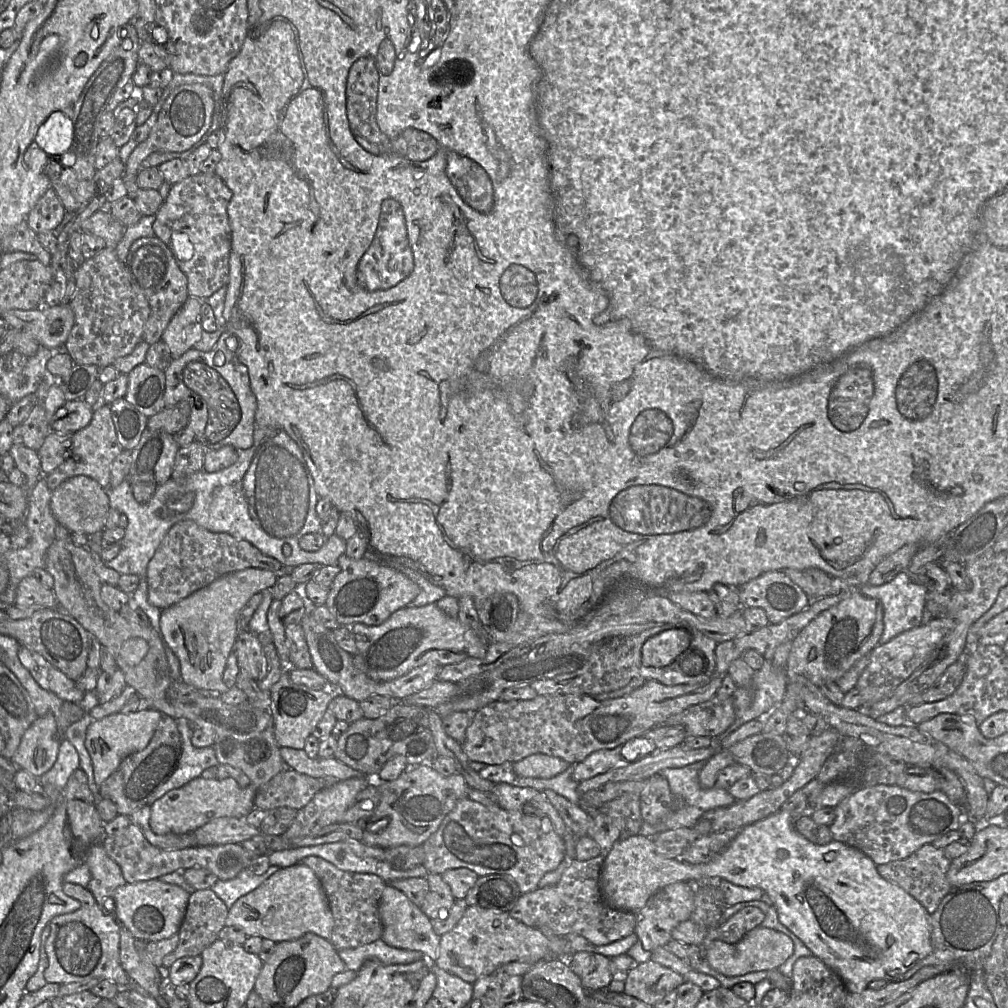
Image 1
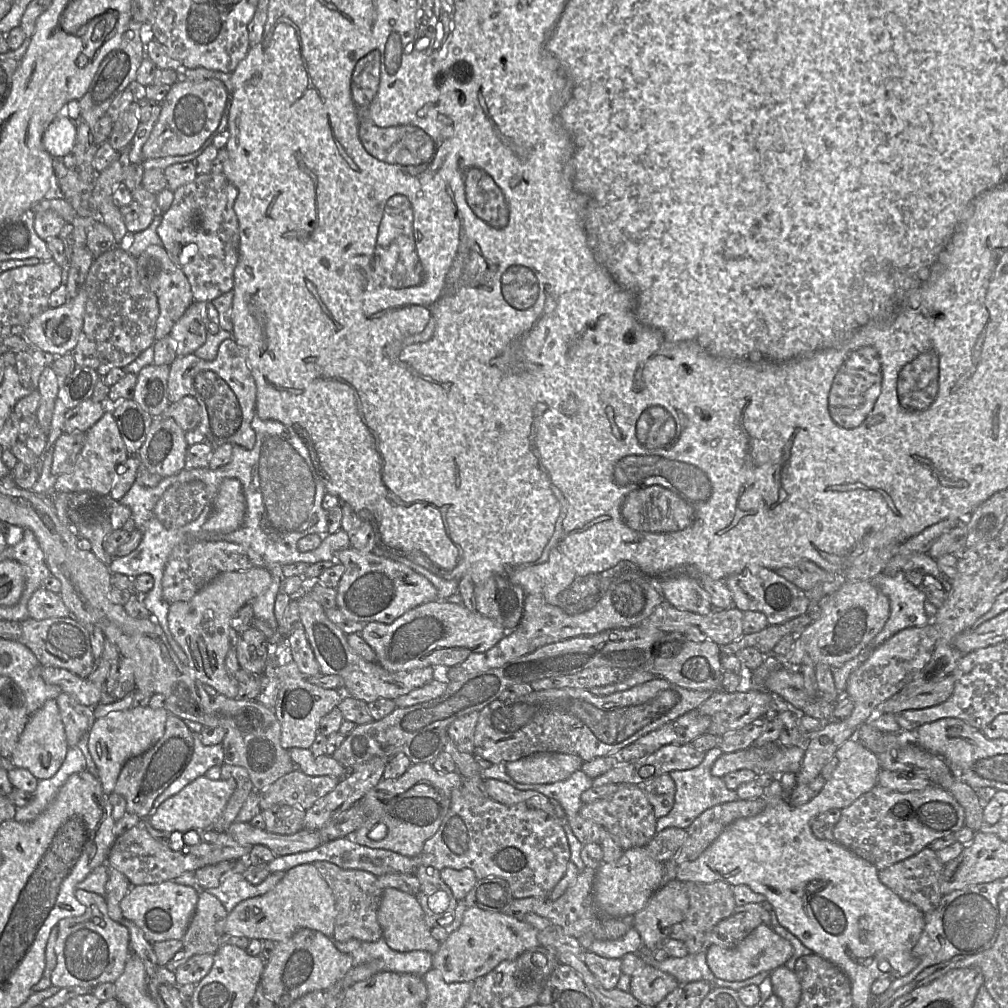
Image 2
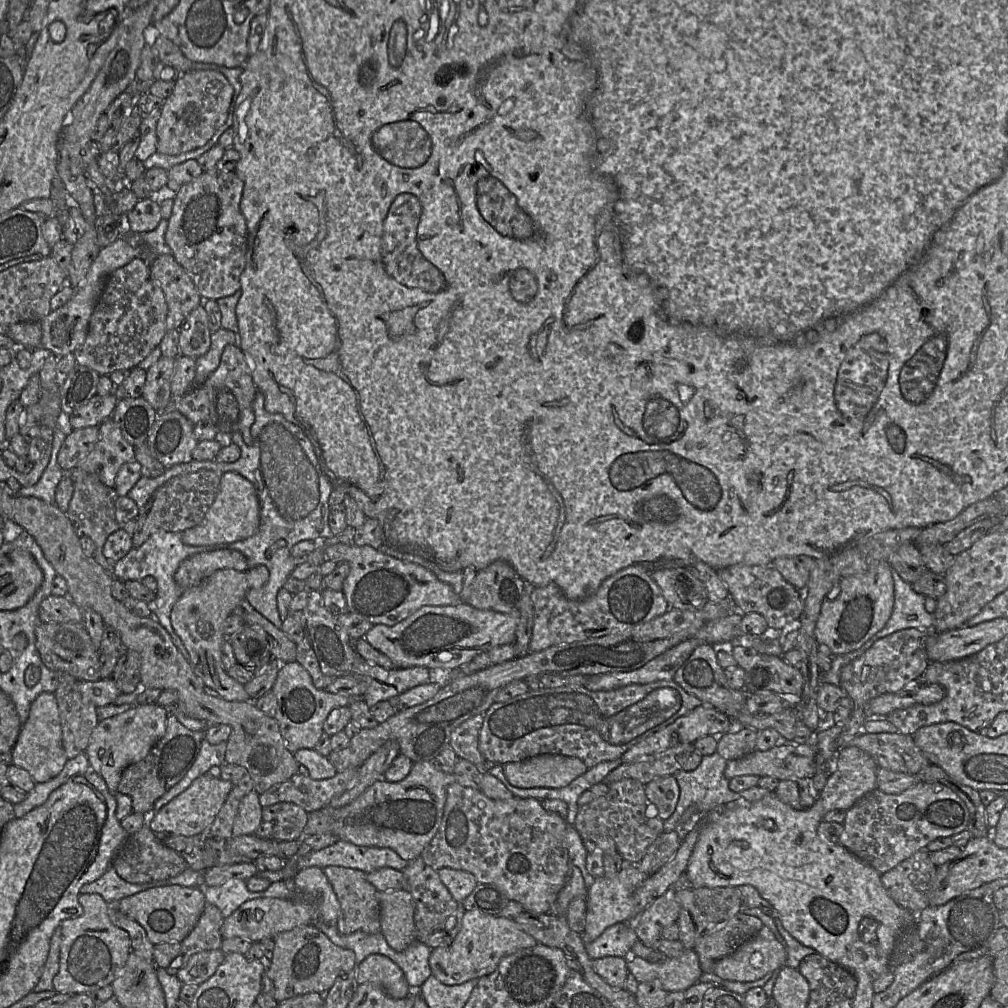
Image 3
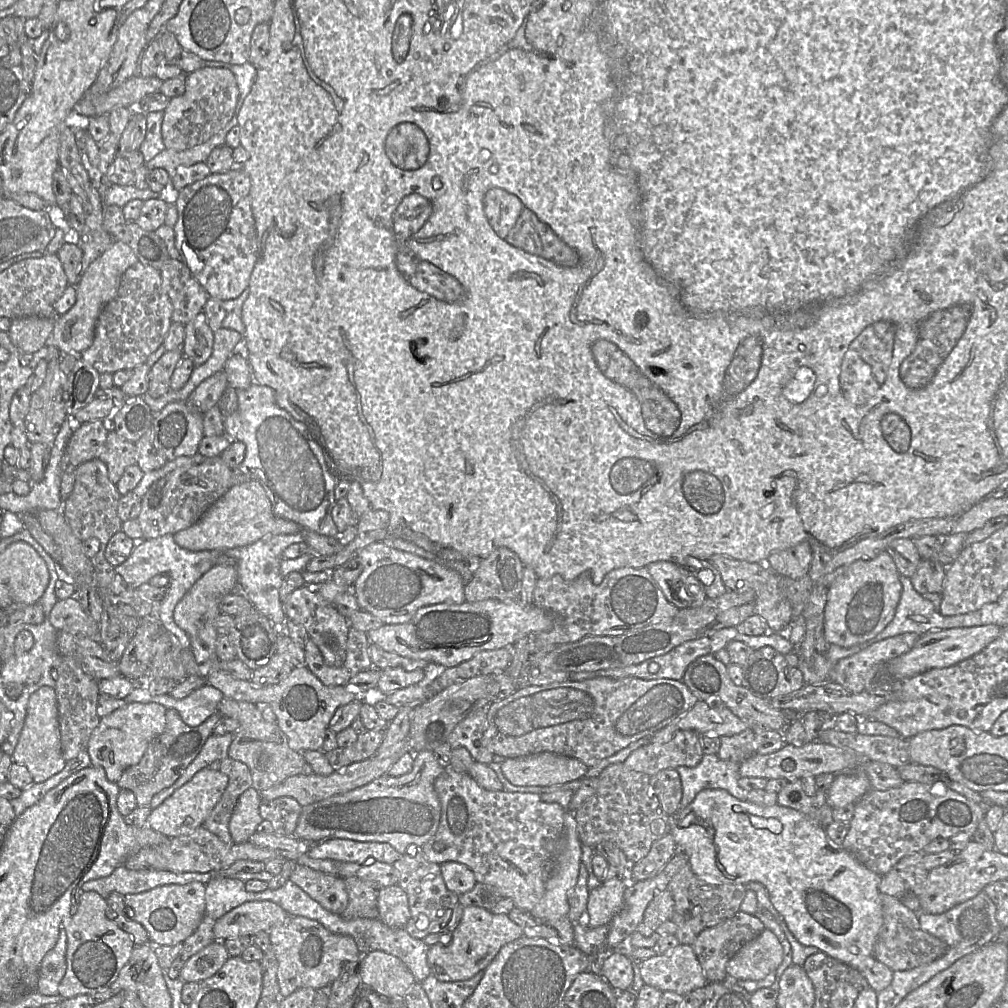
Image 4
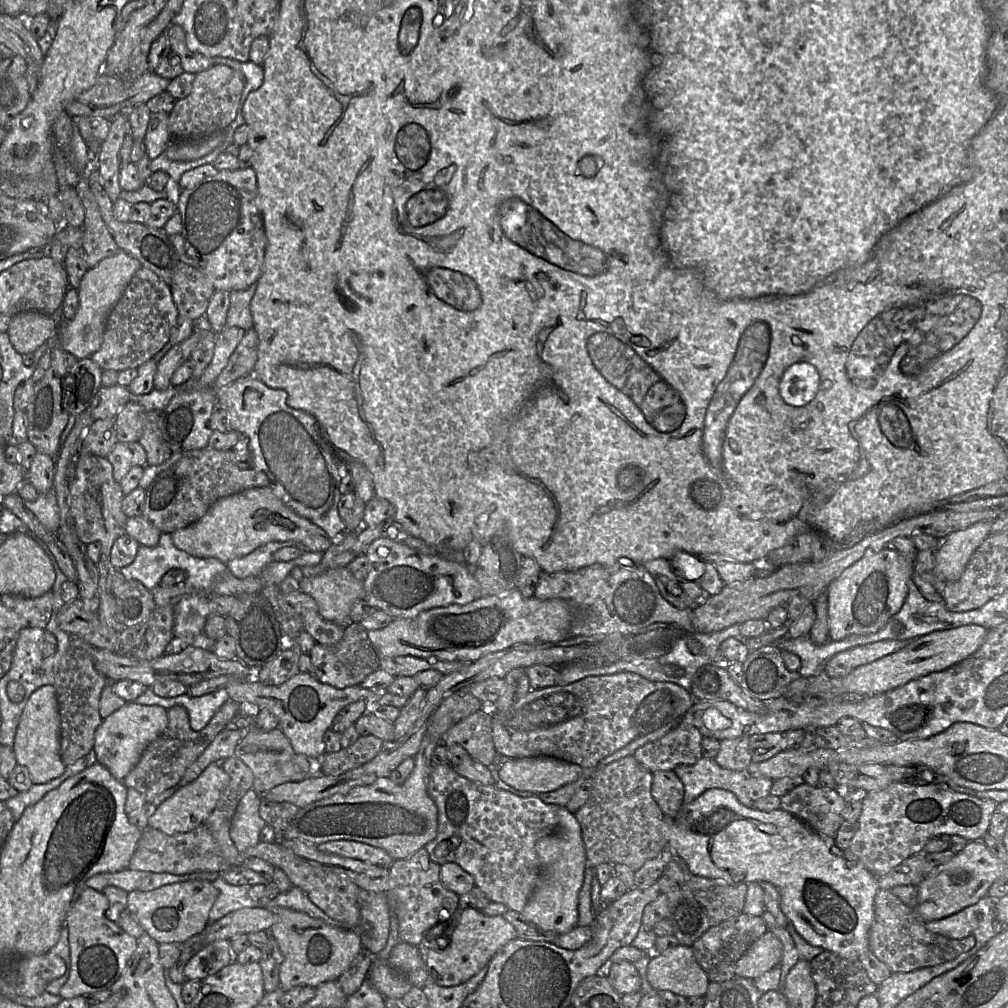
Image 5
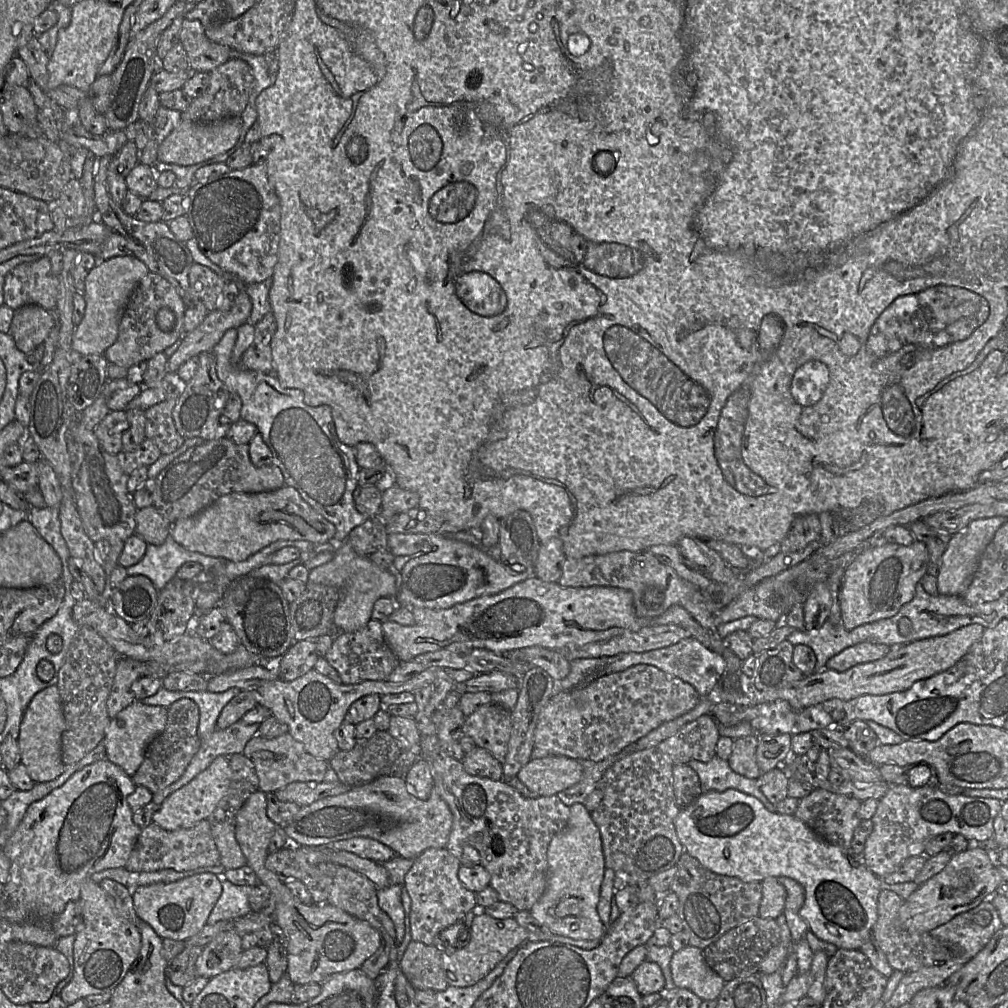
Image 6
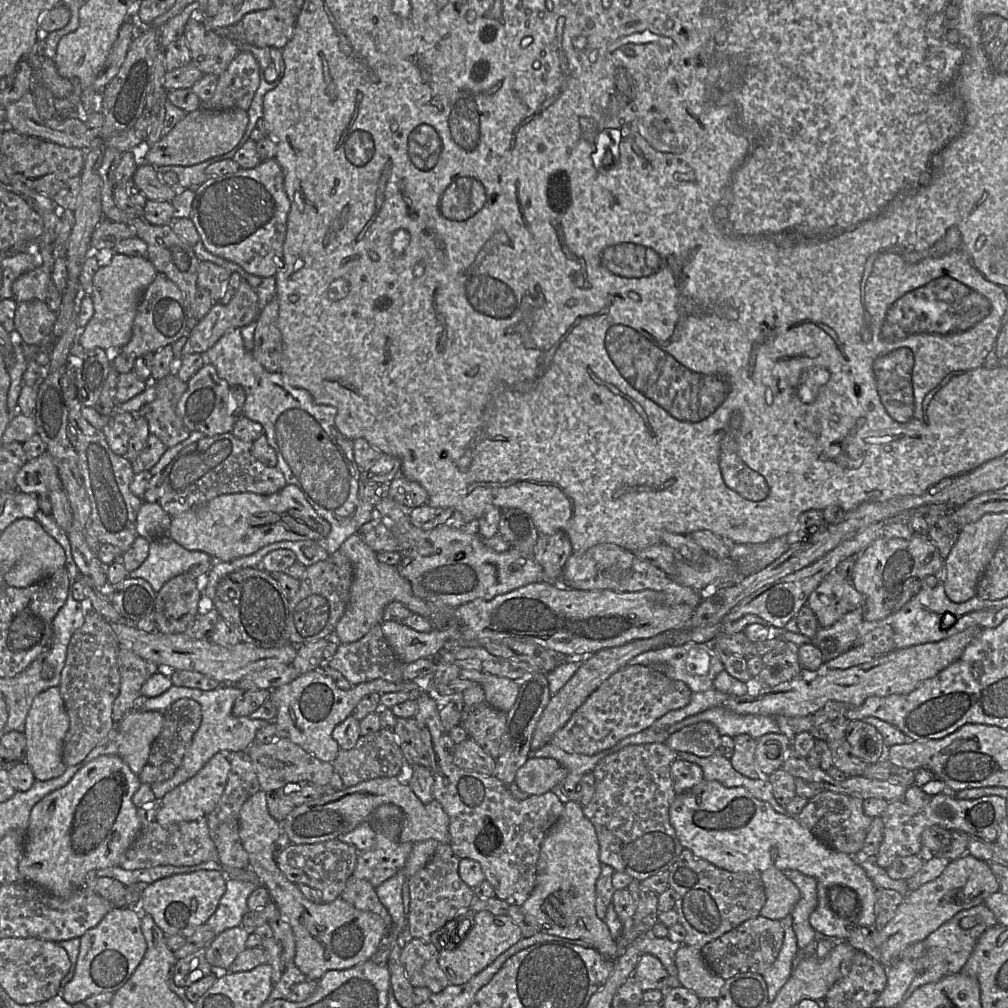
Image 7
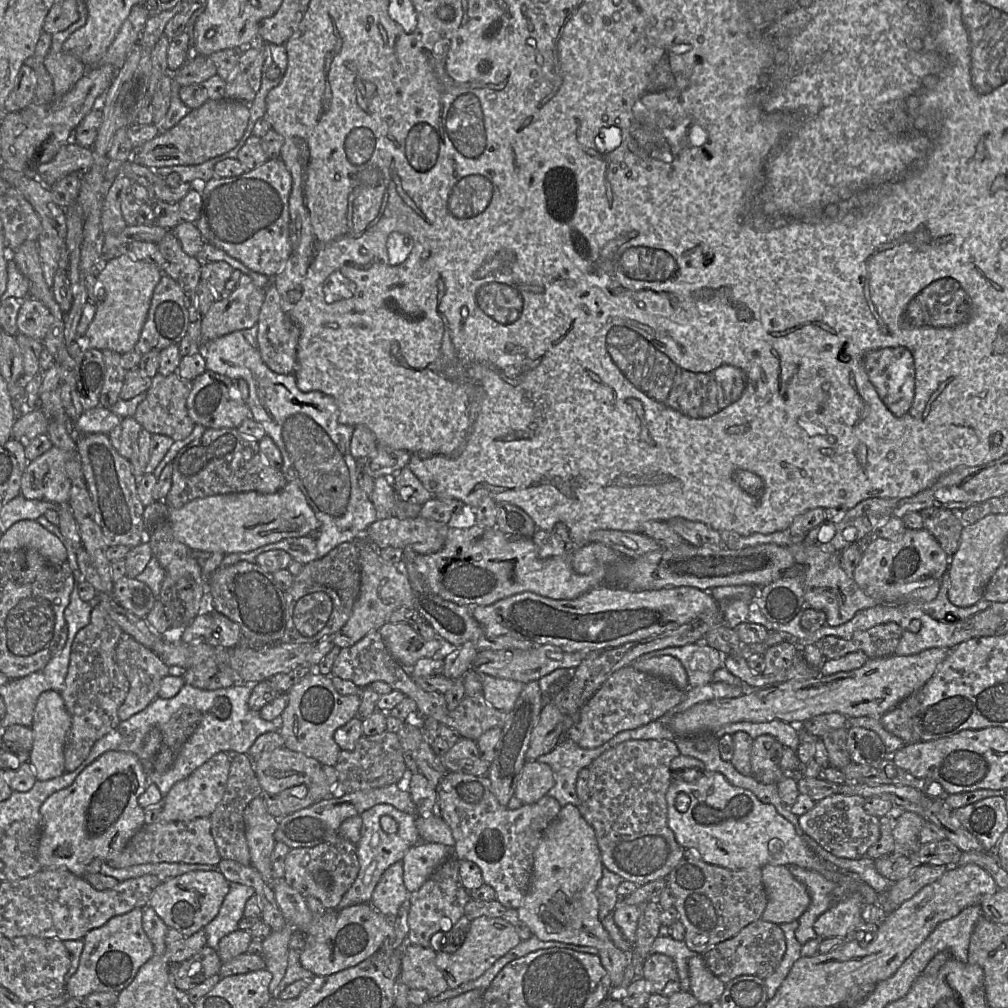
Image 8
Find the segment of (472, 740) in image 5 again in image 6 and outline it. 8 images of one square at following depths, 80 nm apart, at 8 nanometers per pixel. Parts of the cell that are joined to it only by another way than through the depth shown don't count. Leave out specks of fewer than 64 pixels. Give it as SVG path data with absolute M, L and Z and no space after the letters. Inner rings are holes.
M493 703L481 705L465 717L461 731L471 737L477 747L487 750L496 760L501 761L506 755L511 735L510 711Z

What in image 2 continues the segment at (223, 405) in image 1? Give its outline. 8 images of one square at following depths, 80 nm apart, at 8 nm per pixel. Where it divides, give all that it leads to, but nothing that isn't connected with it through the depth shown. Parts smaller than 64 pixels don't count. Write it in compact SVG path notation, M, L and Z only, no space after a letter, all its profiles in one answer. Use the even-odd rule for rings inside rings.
M232 338L225 339L212 361L203 360L192 353L177 356L169 367L169 402L177 402L185 396L197 400L200 406L197 427L206 438L204 442L214 448L226 443L237 444L245 449L254 447L256 436L251 422L256 413L257 389L242 347Z

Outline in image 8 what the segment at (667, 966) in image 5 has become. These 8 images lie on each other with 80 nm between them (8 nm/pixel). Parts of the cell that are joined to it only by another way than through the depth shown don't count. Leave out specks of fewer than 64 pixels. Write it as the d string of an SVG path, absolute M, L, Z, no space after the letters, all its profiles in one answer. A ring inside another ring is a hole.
M696 954L688 960L690 992L699 1003L718 1001L725 988L725 983L716 977L706 965L702 954Z

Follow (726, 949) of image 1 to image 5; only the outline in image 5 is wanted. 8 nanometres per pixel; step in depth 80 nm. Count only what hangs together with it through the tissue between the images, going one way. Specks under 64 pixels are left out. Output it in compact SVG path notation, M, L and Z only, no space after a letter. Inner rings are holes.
M768 930L739 958L736 962L735 974L749 979L758 978L779 966L782 956L782 942Z

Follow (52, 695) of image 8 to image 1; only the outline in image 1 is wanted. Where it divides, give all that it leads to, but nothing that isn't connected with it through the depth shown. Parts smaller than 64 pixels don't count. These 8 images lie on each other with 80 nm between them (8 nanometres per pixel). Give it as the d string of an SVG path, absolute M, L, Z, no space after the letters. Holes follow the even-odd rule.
M53 714L38 717L25 731L12 762L36 778L54 765L60 747L57 722Z

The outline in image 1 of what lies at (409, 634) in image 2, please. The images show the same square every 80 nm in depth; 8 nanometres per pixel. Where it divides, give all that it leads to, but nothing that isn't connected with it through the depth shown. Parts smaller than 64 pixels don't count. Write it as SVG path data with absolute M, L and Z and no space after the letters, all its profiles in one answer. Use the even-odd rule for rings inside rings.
M436 603L419 607L404 607L395 611L382 624L369 626L354 623L350 631L356 639L358 653L353 656L356 667L376 681L389 681L407 674L412 669L427 663L441 666L459 663L469 657L483 658L489 646L487 640L481 639L472 629L462 624L458 617L450 617Z

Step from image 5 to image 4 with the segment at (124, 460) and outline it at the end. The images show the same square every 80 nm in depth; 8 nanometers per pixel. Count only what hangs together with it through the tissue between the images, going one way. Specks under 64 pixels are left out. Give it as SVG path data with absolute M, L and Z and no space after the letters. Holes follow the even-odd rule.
M110 428L107 439L96 458L106 464L109 480L116 485L125 469L137 463L135 443L120 437Z

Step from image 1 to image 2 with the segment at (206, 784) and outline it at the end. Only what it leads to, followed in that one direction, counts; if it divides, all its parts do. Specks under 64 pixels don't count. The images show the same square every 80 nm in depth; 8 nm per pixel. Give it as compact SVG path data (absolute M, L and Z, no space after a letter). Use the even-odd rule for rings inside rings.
M205 776L198 777L180 792L165 800L153 816L148 817L148 821L155 830L162 832L204 831L210 829L222 815L235 789L236 781L234 779L211 780Z

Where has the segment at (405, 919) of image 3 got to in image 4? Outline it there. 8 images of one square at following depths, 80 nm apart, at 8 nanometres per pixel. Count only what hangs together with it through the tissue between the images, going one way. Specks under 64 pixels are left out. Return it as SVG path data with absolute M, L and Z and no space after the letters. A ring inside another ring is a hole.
M398 885L379 890L378 909L379 919L390 928L404 929L410 918L408 897Z

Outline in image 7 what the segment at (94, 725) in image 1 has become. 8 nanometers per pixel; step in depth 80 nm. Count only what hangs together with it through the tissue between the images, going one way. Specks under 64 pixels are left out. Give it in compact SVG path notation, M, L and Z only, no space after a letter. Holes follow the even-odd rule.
M133 709L116 724L117 755L139 775L147 763L154 740L161 733L163 713Z

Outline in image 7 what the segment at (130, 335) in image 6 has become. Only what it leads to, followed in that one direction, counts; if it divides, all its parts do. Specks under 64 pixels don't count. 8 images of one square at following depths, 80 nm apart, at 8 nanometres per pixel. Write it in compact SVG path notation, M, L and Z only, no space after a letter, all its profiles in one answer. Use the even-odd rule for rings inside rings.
M158 272L138 305L130 341L112 353L124 354L135 359L150 352L154 353L180 339L186 332L187 320L187 310L180 289L165 274Z

